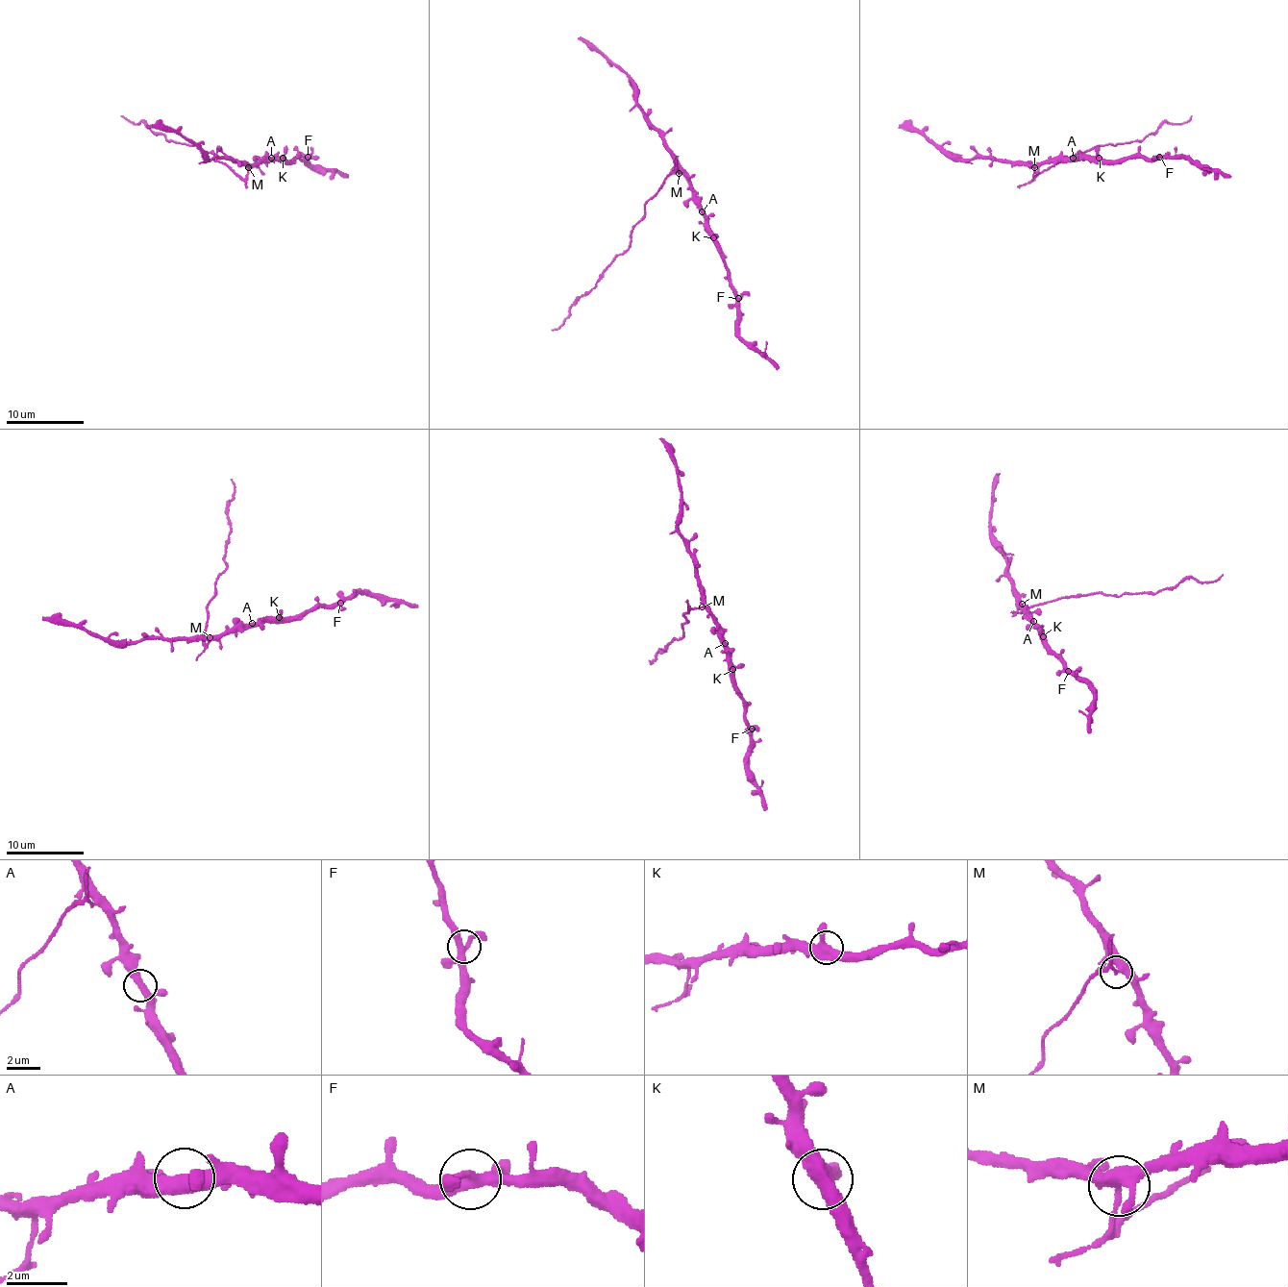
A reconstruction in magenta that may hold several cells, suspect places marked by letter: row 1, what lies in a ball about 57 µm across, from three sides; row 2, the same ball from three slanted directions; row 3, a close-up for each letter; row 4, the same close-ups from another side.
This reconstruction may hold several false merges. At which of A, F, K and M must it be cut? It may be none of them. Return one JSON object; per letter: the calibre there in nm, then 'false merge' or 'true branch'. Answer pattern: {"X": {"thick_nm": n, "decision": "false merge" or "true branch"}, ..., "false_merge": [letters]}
{"A": {"thick_nm": 360, "decision": "true branch"}, "F": {"thick_nm": 360, "decision": "true branch"}, "K": {"thick_nm": 480, "decision": "true branch"}, "M": {"thick_nm": 360, "decision": "false merge"}, "false_merge": ["M"]}

